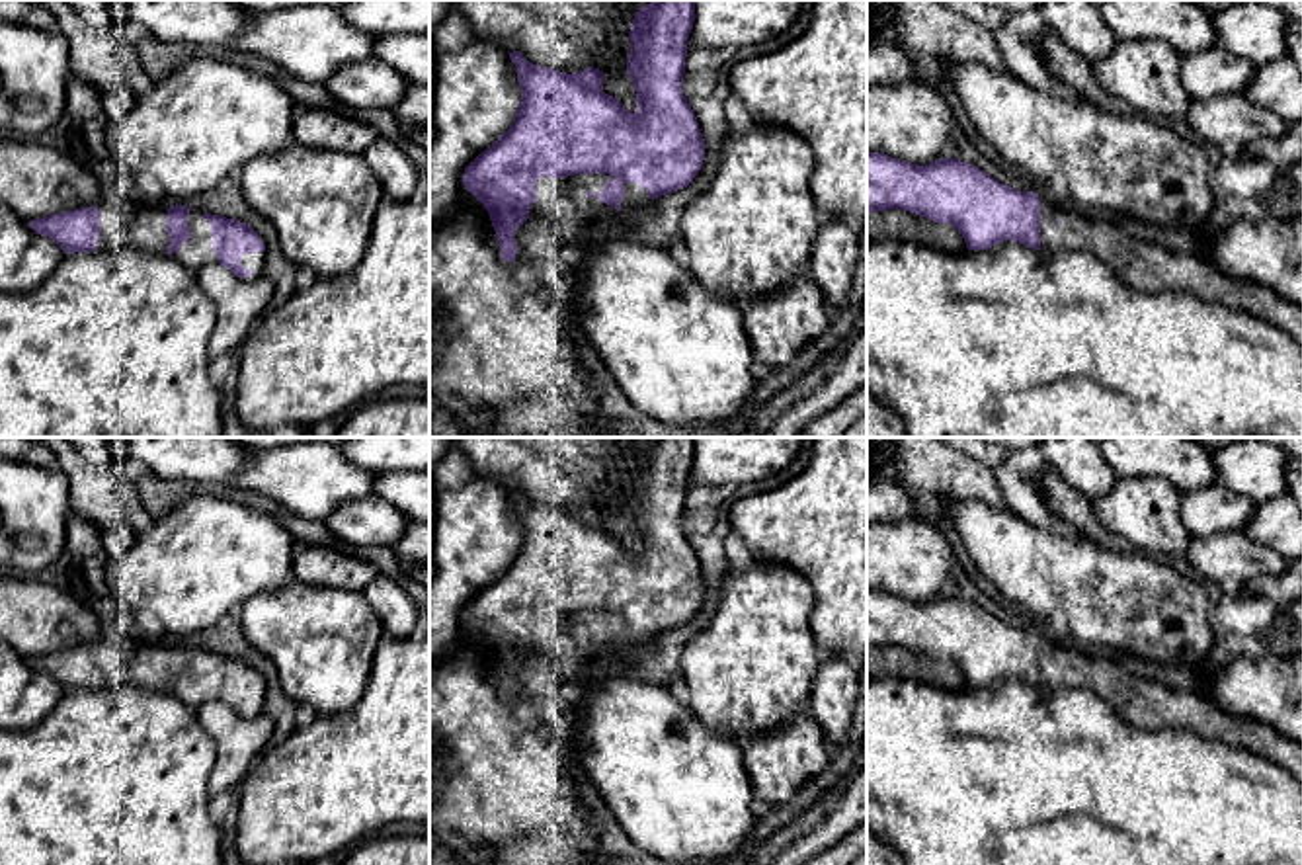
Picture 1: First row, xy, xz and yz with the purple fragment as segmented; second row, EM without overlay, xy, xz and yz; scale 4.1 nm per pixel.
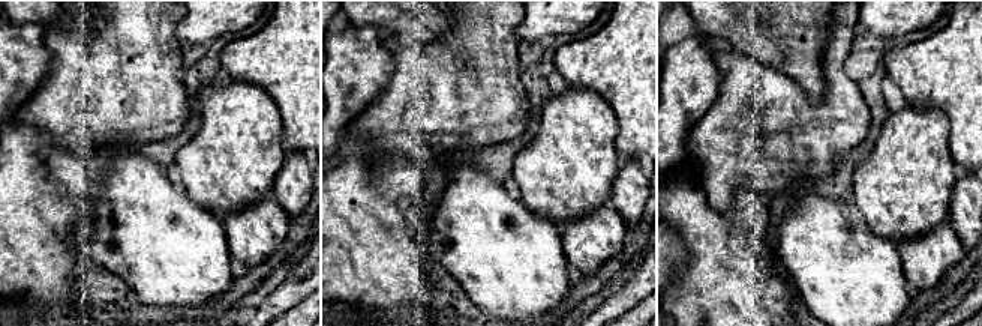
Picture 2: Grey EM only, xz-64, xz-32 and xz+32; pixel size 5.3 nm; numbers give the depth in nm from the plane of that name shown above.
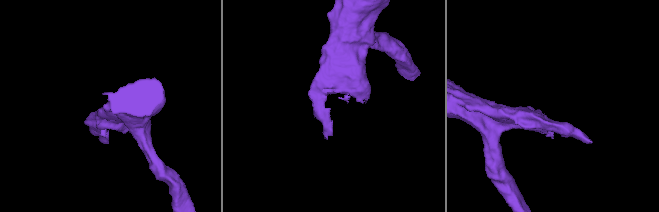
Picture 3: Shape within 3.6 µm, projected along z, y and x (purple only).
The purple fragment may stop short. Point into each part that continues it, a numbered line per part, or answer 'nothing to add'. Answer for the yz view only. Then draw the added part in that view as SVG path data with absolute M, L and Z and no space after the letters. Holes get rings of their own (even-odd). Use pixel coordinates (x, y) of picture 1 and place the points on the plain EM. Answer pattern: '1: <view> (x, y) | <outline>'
1: yz (1142, 701) | M1048 627L1040 637L1040 689L1089 689L1140 730L1185 728L1263 756L1302 783L1302 744L1271 724L1224 711L1210 697L1173 691L1128 672L1120 658L1081 650Z

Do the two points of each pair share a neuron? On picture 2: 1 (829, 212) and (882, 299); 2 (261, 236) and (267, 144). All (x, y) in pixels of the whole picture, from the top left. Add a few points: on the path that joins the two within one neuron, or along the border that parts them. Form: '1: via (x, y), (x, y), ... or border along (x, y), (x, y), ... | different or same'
1: via (829, 233), (829, 247), (861, 278) | same
2: via (261, 214), (263, 167) | same

